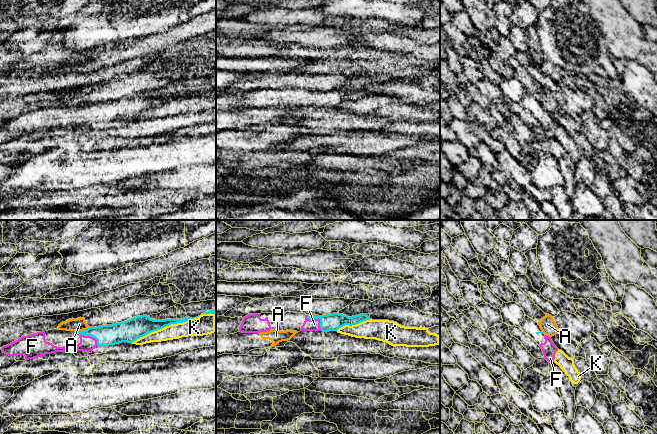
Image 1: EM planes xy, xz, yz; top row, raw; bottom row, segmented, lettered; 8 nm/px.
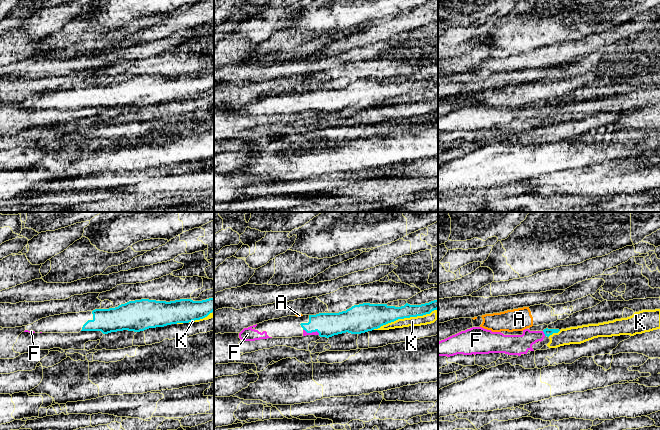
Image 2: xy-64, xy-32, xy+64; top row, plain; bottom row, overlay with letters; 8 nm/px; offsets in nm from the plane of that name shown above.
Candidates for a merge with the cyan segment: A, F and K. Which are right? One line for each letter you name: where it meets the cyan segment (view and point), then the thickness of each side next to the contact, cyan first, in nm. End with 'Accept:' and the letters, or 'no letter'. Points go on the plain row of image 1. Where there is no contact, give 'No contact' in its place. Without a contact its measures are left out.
F: Touches cyan at xz (318, 93). Thickness 140 nm (cyan) against 100 nm
Accept: F

